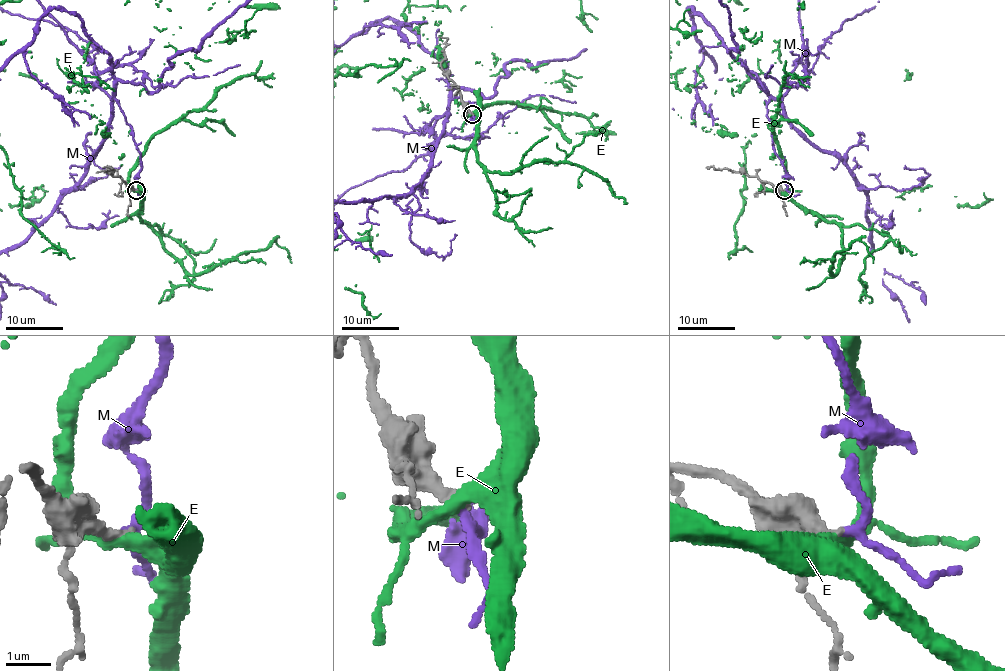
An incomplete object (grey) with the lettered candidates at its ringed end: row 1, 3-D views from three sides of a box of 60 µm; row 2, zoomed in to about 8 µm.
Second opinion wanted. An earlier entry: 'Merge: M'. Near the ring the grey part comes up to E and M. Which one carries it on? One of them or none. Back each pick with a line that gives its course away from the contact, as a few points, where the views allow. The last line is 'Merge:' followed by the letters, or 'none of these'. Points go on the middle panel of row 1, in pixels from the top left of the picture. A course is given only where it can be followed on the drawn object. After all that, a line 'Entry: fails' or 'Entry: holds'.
Merge: M
Entry: holds

